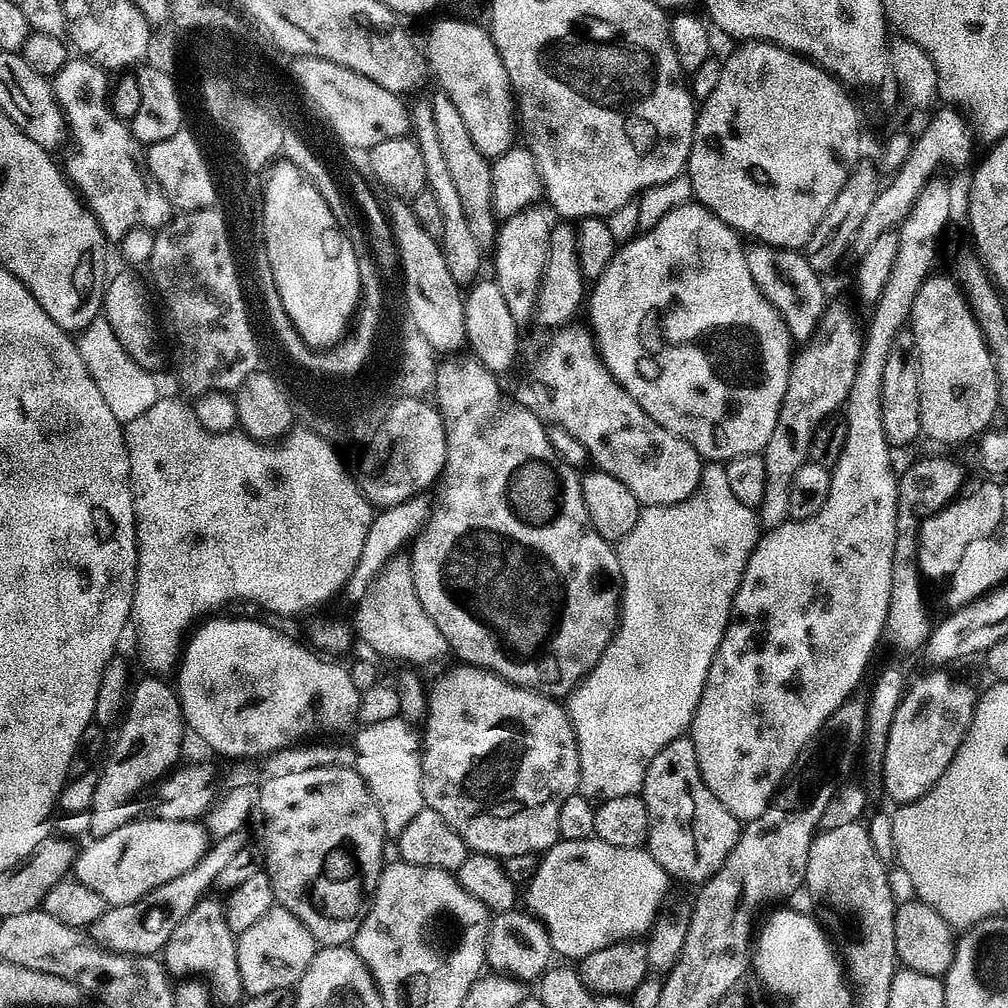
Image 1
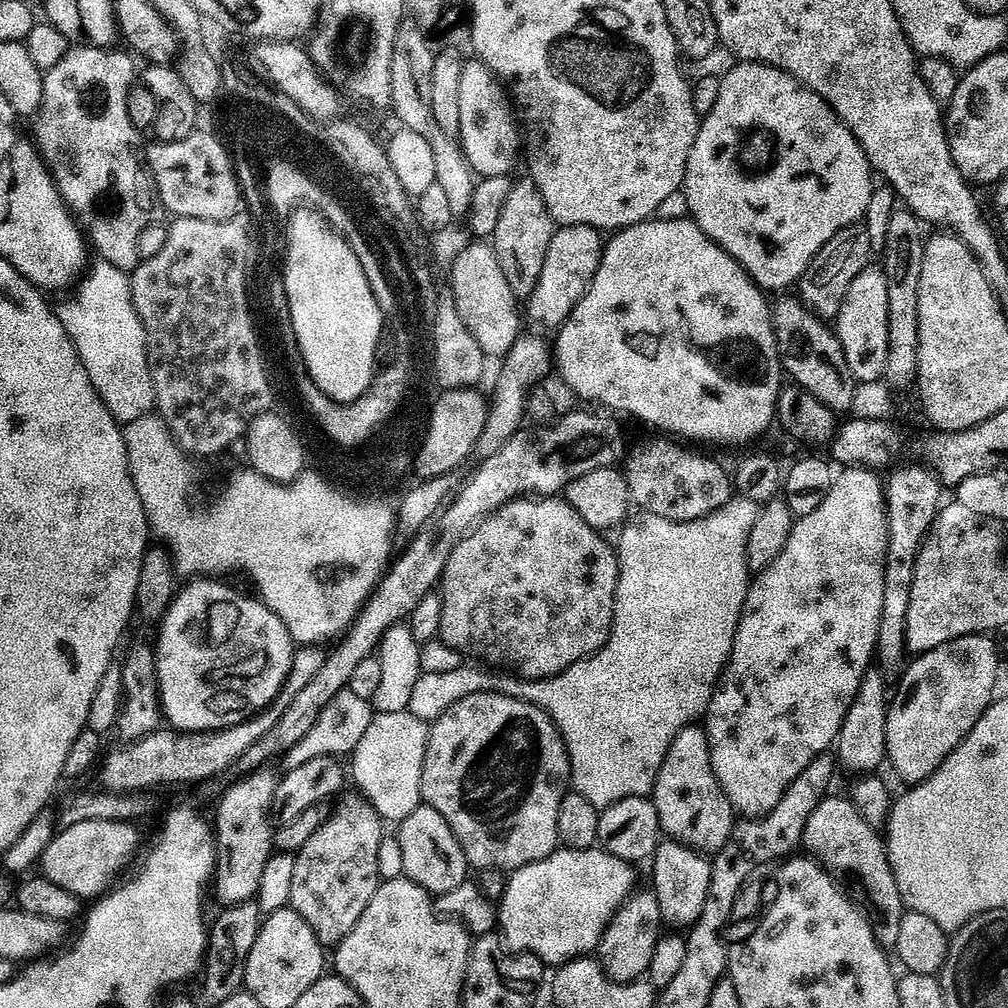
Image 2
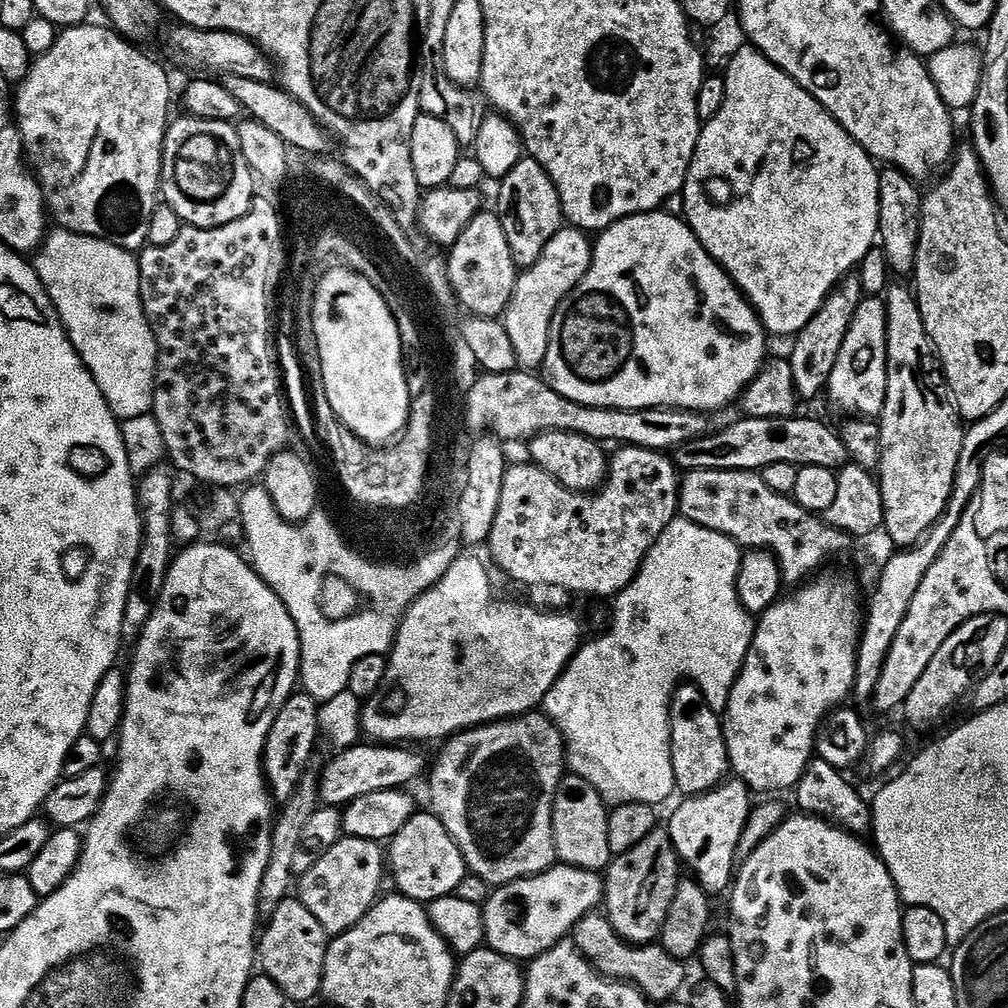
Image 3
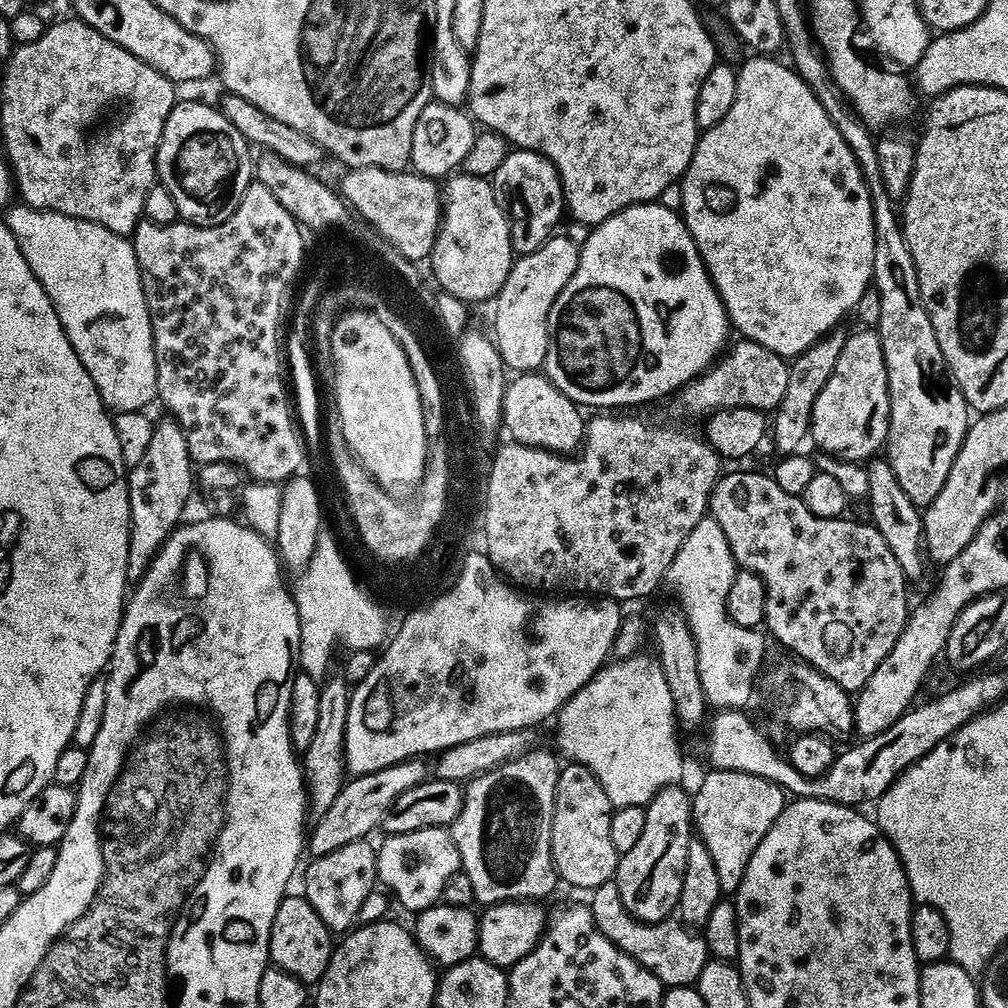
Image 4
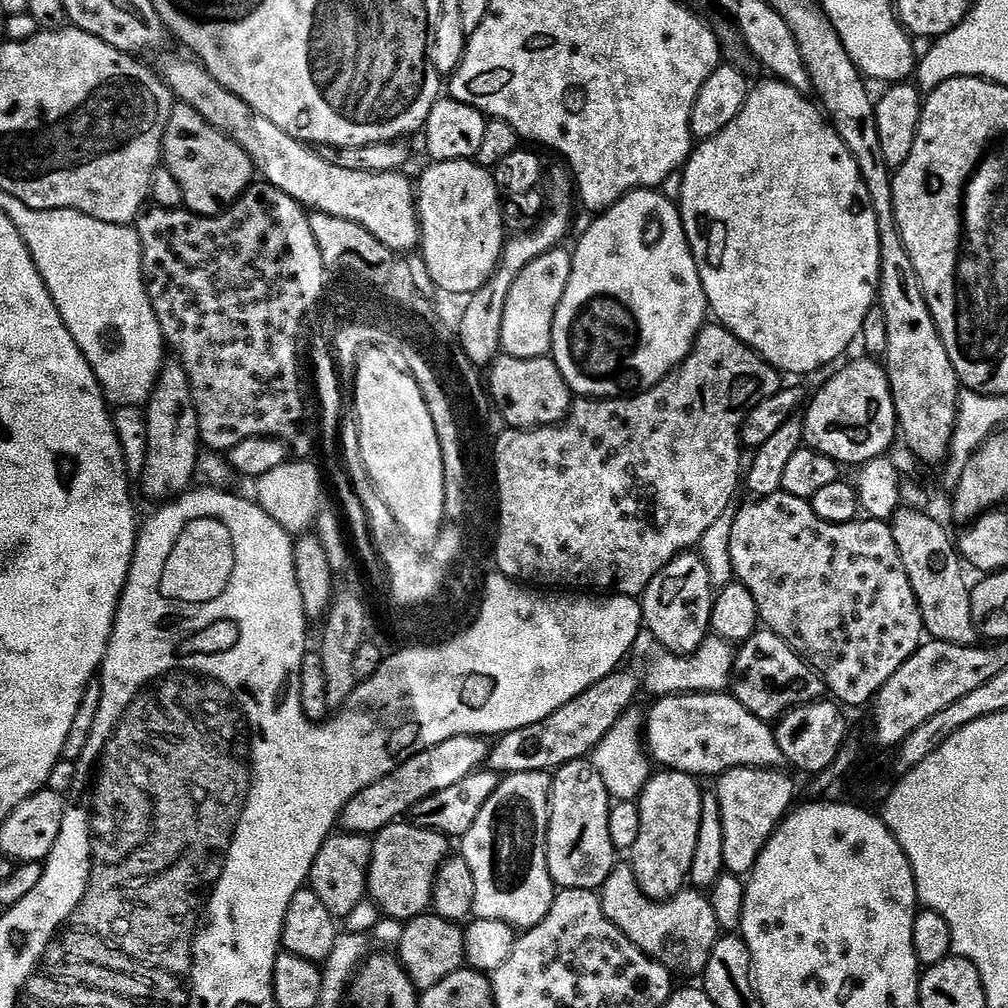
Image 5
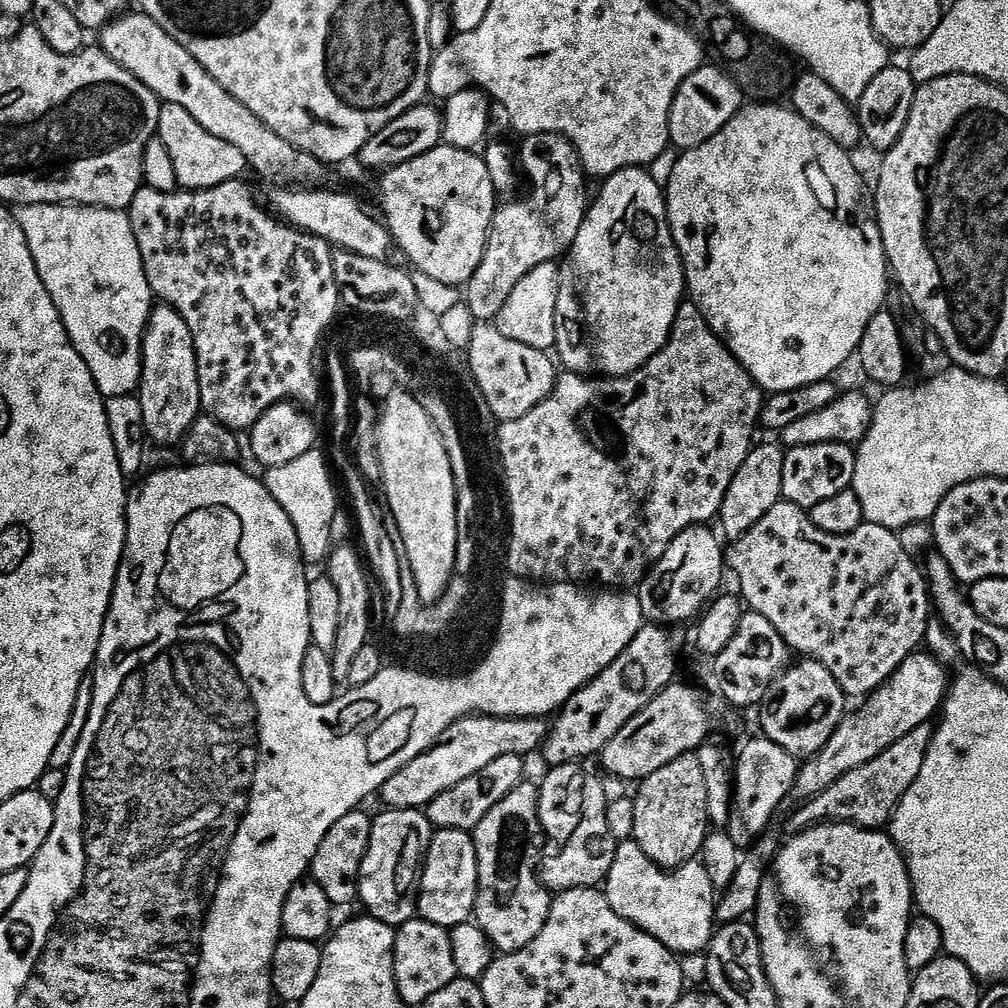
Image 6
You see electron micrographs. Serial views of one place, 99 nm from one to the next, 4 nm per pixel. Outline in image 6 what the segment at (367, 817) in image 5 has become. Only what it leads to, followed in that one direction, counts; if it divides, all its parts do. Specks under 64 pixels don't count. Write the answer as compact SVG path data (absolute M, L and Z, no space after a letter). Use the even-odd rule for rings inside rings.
M468 714L463 720L455 720L451 726L444 732L444 737L440 743L432 745L418 758L414 758L398 774L391 776L380 788L378 799L384 803L385 809L389 808L419 808L424 810L432 800L442 795L444 791L458 786L460 782L465 782L468 778L478 775L480 771L485 770L486 766L495 762L503 755L516 755L521 758L527 757L527 752L532 752L541 747L545 737L548 736L549 725L543 724L543 719L537 718L532 714L521 714L514 716L498 716L495 714Z

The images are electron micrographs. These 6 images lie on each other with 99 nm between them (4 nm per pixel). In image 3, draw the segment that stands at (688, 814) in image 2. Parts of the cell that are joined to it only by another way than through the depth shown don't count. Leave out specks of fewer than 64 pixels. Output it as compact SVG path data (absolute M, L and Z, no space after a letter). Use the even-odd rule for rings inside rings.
M691 682L681 683L672 694L672 765L676 787L688 798L725 783L730 772L721 713L706 703Z

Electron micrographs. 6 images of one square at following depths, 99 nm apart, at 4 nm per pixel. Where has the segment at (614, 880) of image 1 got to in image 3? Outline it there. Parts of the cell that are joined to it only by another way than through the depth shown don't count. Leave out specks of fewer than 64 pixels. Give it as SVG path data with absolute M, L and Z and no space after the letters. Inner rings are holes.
M557 863L537 876L503 885L488 897L484 910L487 947L517 962L531 962L560 943L580 920L601 907L604 882L600 872Z

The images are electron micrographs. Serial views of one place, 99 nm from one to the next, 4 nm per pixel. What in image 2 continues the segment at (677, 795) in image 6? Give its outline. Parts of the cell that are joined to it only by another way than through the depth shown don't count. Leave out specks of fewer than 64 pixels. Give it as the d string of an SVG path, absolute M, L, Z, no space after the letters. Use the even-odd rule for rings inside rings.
M655 891L639 892L625 900L623 908L617 912L600 939L598 952L604 971L620 984L630 984L648 976L648 967L662 935L662 910Z

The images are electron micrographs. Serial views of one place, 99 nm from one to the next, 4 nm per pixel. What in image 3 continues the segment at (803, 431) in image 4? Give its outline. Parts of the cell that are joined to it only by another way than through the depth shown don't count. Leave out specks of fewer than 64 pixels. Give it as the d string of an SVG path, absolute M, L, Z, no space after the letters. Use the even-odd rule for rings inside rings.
M849 274L832 289L832 293L824 300L824 305L806 322L806 326L797 332L792 344L790 363L794 374L794 386L797 397L801 401L812 400L828 387L828 379L838 362L838 354L842 350L842 342L846 342L846 330L850 330L850 322L854 318L854 310L861 300L865 299L864 287L860 285L859 275Z

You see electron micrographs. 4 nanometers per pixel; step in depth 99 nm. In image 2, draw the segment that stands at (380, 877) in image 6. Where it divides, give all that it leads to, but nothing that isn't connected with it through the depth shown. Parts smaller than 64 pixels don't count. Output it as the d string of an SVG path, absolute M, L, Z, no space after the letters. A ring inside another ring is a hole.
M421 806L398 824L398 830L404 863L403 875L407 879L422 886L430 894L458 890L458 886L462 886L469 879L470 865L464 847L450 830L446 818L438 814L438 810Z

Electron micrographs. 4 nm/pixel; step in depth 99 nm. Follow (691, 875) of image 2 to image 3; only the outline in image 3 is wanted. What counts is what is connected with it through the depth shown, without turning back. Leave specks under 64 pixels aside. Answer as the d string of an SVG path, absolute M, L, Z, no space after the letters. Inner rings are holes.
M732 778L708 792L703 792L701 796L692 796L681 801L666 825L674 850L709 897L717 898L723 892L725 895L734 883L734 873L738 868L736 852L741 851L740 839L752 814L754 793L741 780Z

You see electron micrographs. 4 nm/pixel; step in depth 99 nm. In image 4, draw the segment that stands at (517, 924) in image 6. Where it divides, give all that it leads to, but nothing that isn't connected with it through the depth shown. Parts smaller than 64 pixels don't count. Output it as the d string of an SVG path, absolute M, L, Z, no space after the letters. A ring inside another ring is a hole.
M525 751L501 768L475 777L467 785L461 813L451 825L452 837L460 851L462 872L474 885L477 905L544 902L558 885L556 863L552 860L552 819L562 764L556 761L555 751L536 751Z

